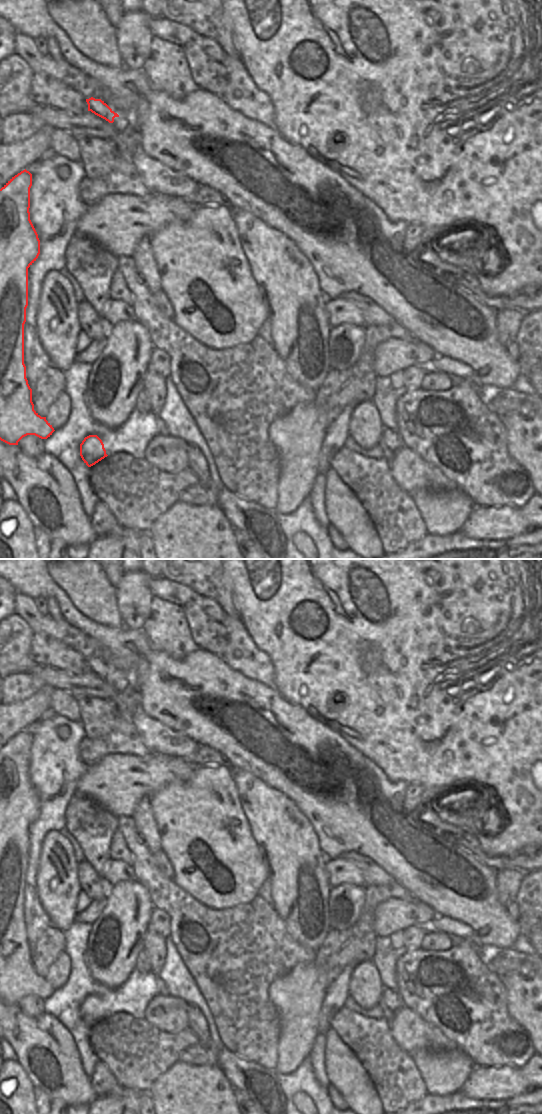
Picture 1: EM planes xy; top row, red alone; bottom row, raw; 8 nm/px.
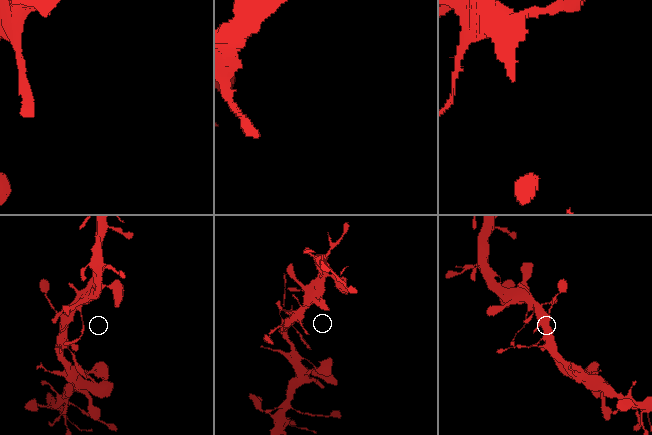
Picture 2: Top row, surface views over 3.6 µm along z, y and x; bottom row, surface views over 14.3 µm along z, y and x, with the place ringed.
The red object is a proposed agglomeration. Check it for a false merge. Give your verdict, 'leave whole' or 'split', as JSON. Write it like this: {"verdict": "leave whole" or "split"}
{"verdict": "leave whole"}

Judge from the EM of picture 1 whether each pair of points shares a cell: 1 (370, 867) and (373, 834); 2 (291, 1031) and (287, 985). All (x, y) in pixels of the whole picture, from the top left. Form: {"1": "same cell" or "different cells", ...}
{"1": "different cells", "2": "same cell"}

